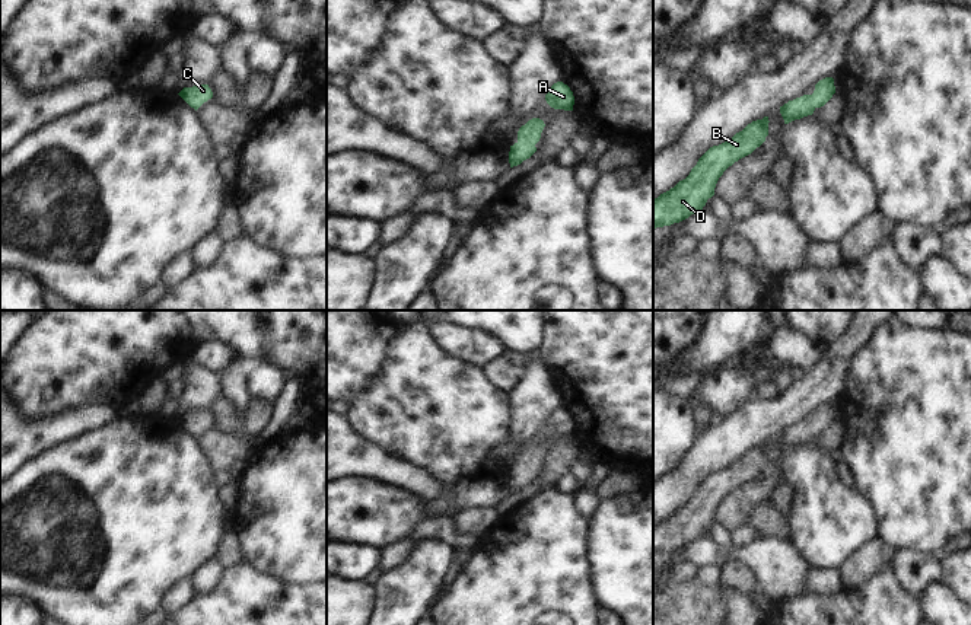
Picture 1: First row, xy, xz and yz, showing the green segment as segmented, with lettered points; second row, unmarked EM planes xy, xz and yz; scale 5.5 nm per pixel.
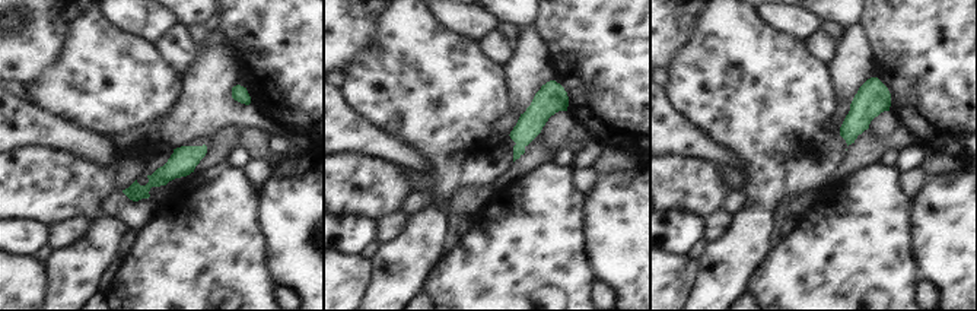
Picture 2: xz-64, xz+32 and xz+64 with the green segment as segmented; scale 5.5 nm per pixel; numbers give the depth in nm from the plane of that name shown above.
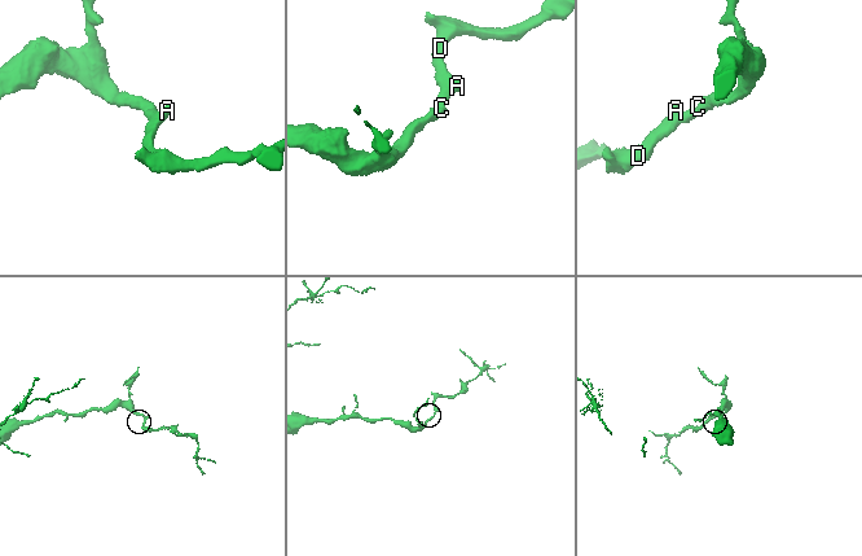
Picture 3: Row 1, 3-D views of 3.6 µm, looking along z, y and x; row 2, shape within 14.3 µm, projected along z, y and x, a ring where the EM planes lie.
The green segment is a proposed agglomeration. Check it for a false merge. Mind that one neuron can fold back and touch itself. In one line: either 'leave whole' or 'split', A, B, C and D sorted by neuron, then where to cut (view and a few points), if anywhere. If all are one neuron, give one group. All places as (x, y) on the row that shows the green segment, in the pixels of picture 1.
leave whole; A B C D; no cut

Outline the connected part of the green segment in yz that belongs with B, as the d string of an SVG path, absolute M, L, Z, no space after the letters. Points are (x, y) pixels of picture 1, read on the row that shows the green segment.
M768 117L752 121L730 140L710 147L691 169L690 175L679 181L674 188L653 198L653 230L656 227L671 226L688 219L691 214L703 210L707 200L714 195L714 188L723 172L739 159L751 154L760 147L768 135Z

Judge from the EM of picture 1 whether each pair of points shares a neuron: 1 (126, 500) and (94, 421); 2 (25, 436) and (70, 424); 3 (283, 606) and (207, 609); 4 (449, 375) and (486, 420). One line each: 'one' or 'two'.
1: two
2: one
3: one
4: one

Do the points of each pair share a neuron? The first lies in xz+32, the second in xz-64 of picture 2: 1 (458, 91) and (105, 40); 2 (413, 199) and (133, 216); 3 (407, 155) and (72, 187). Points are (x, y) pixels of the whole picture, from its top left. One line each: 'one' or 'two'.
1: one
2: one
3: two

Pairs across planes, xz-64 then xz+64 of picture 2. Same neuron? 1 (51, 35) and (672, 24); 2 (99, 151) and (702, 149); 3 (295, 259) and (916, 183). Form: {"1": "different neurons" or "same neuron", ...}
{"1": "same neuron", "2": "same neuron", "3": "different neurons"}

